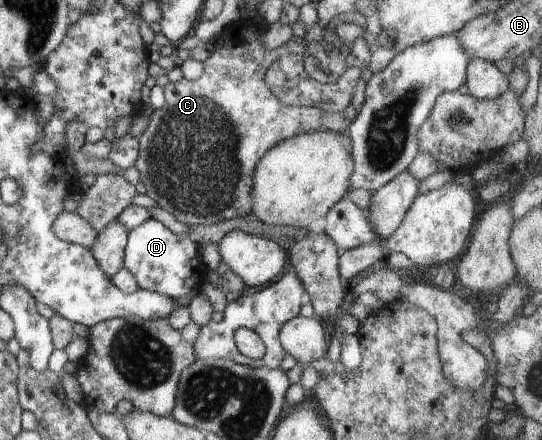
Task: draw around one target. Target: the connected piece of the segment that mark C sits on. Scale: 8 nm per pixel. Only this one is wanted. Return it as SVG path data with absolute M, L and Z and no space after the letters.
M240 19L232 22L226 29L228 44L207 57L203 65L203 75L197 81L183 78L177 83L165 85L163 89L166 103L161 109L154 109L149 125L139 137L140 155L134 167L141 174L141 182L147 188L146 194L157 201L159 207L171 213L174 219L187 226L211 226L248 216L251 211L251 183L255 165L271 147L293 135L315 131L345 133L354 123L365 101L366 83L360 79L345 111L330 113L317 107L281 103L281 99L267 87L267 71L277 59L289 53L305 53L307 42L304 38L293 36L286 45L268 51L262 45L265 28L265 24L254 27Z

